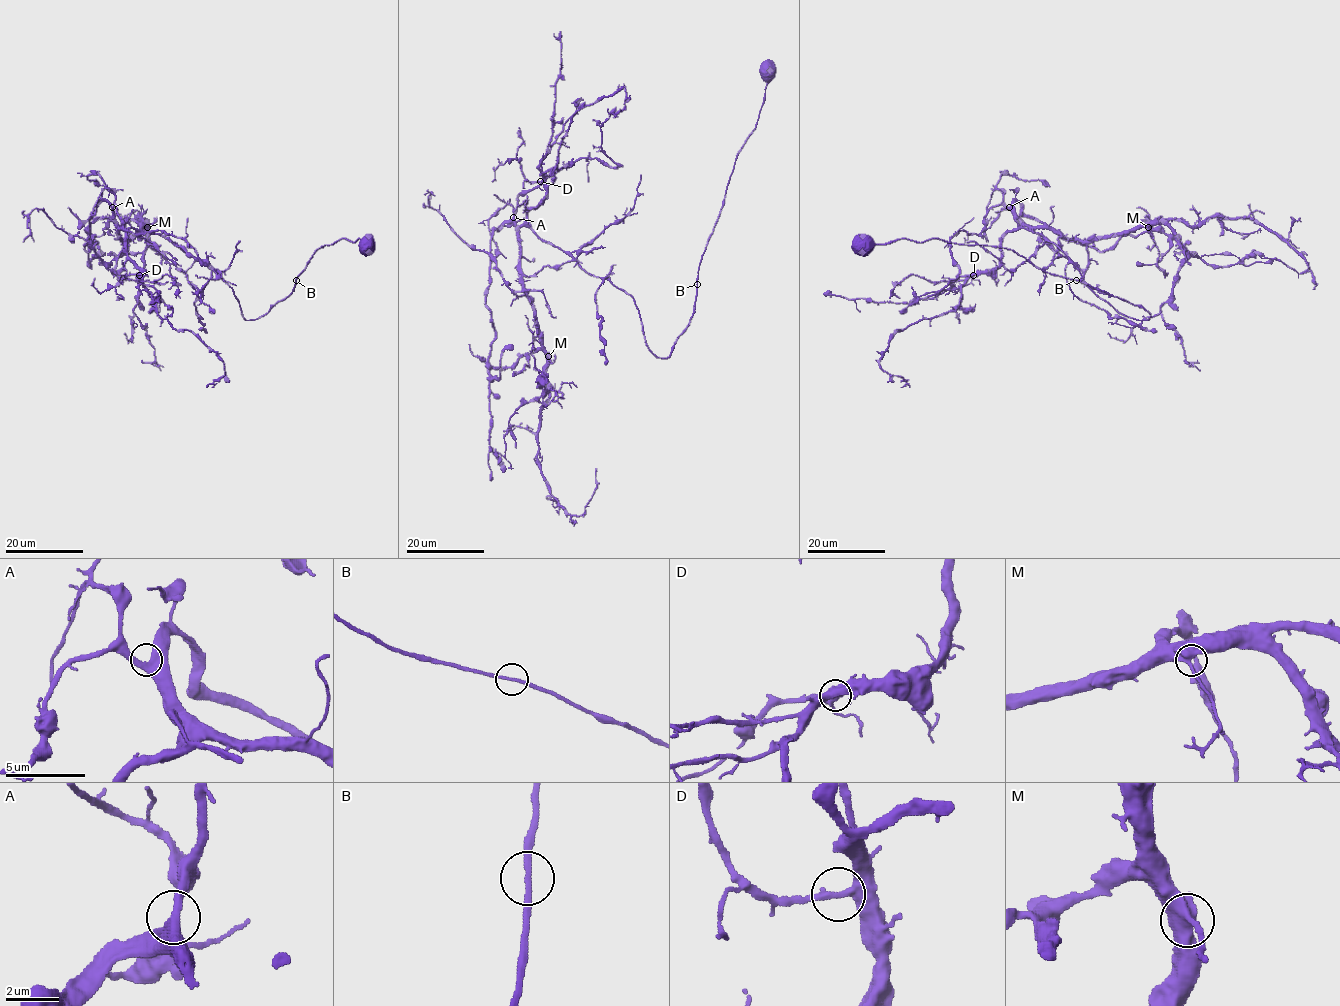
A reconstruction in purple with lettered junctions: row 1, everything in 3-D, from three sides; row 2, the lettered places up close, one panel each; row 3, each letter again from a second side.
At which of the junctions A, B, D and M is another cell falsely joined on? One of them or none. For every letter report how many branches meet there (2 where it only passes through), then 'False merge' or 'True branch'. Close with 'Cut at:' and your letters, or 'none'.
A: Branches: 2. True branch
B: Branches: 2. True branch
D: Branches: 2. True branch
M: Branches: 2. True branch
Cut at: none

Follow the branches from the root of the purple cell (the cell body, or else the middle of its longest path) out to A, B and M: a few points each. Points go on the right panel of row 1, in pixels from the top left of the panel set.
A: (863, 245), (940, 239), (1010, 248), (1150, 317), (1119, 313), (1053, 243), (1018, 228), (1009, 207)
B: (863, 245), (940, 239), (997, 246), (1013, 249), (1048, 273), (1076, 279)
M: (863, 245), (1010, 248), (1144, 308), (1144, 320), (1119, 313), (1053, 243), (1018, 228), (1094, 241), (1148, 227)

